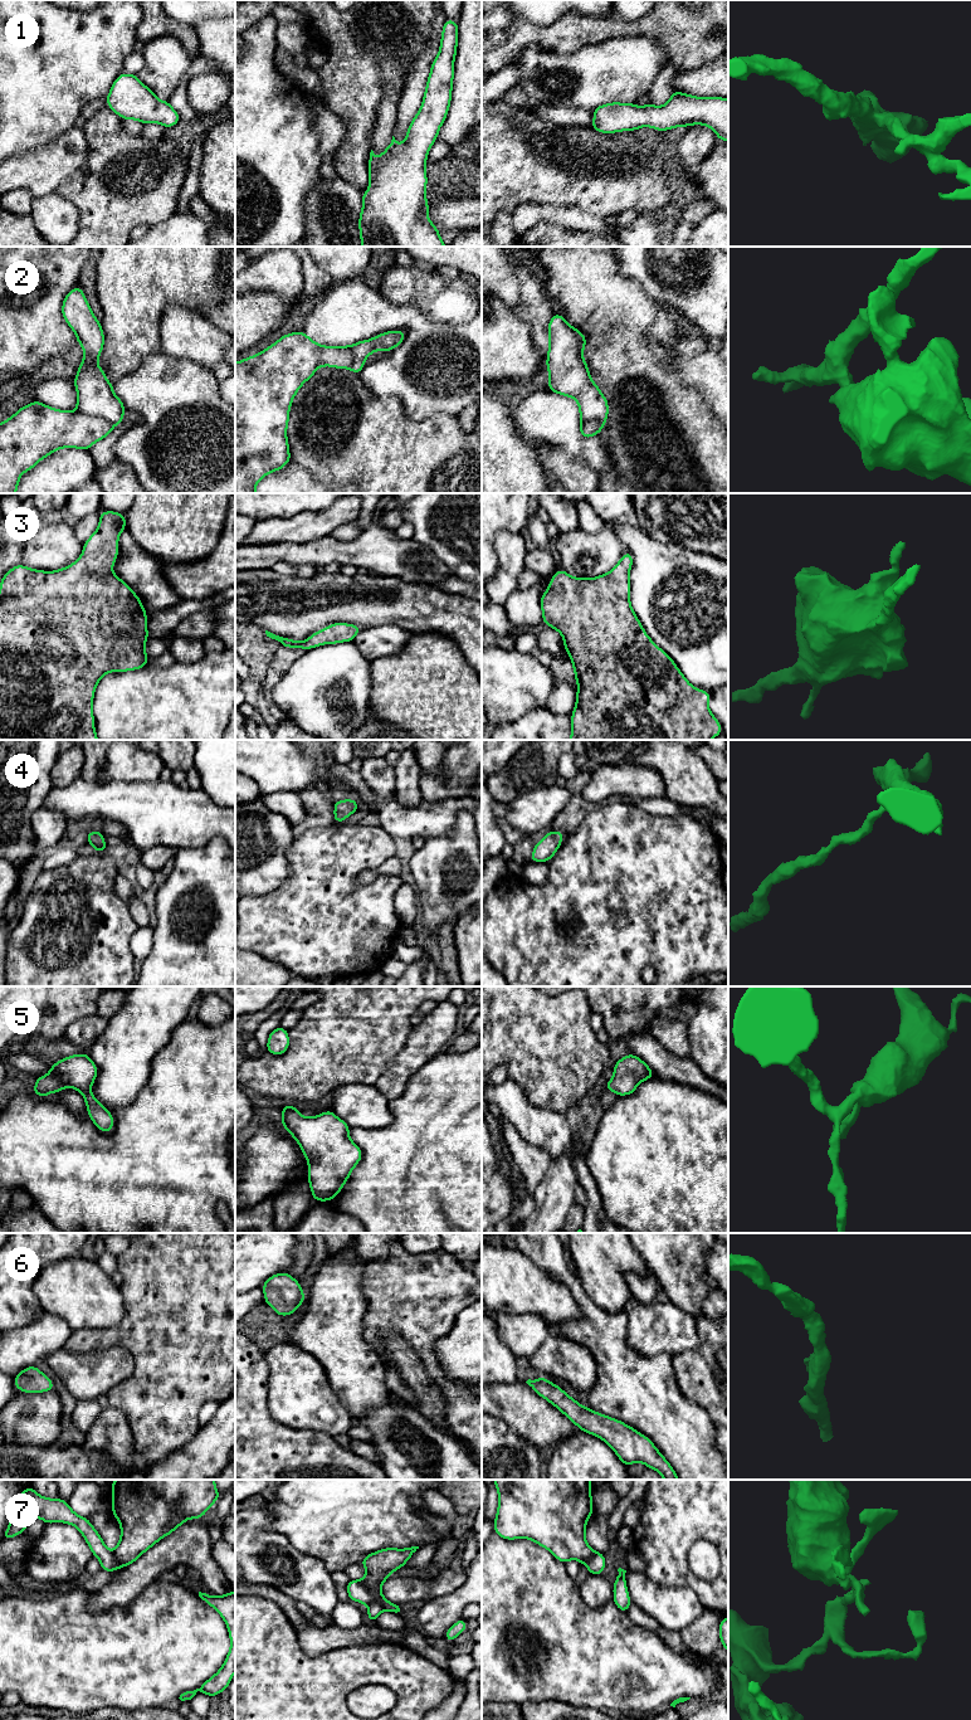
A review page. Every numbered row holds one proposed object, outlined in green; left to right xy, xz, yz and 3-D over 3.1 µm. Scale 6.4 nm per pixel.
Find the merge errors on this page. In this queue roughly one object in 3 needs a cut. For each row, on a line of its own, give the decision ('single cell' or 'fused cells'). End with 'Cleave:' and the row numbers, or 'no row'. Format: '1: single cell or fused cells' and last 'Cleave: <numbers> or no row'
1: single cell
2: fused cells
3: single cell
4: single cell
5: single cell
6: single cell
7: fused cells
Cleave: 2, 7

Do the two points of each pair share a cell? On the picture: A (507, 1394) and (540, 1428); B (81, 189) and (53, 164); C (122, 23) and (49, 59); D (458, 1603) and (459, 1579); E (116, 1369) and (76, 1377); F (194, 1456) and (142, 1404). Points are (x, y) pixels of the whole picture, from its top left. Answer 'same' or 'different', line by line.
A: same
B: different
C: same
D: different
E: same
F: different

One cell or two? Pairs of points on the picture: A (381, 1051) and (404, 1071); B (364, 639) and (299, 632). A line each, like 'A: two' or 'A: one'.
A: two
B: two

